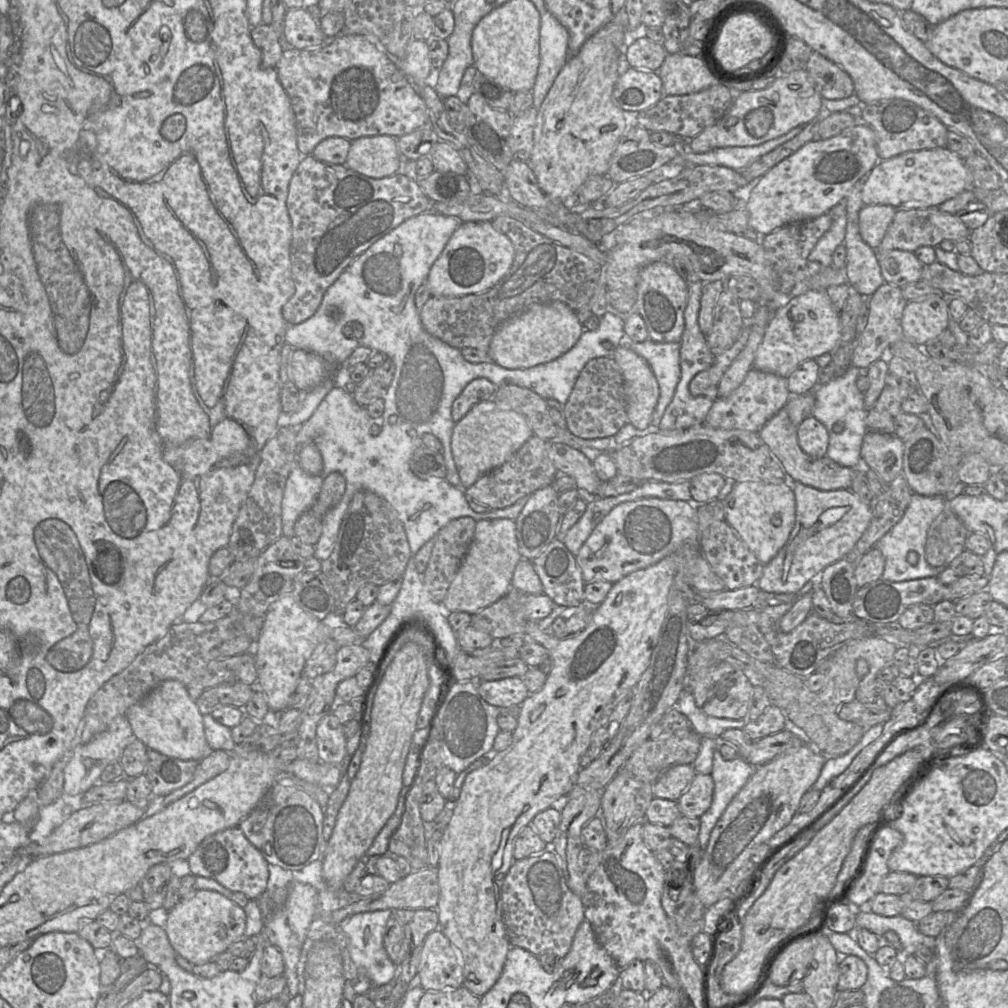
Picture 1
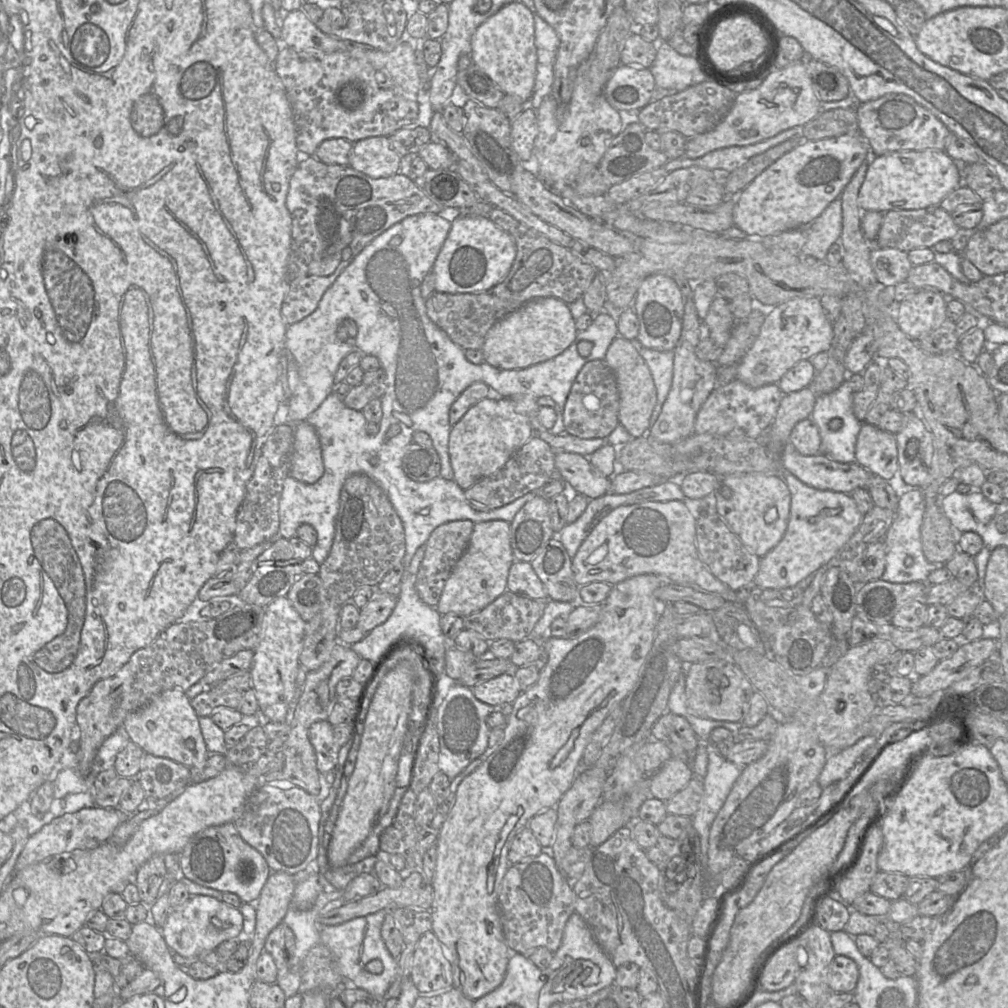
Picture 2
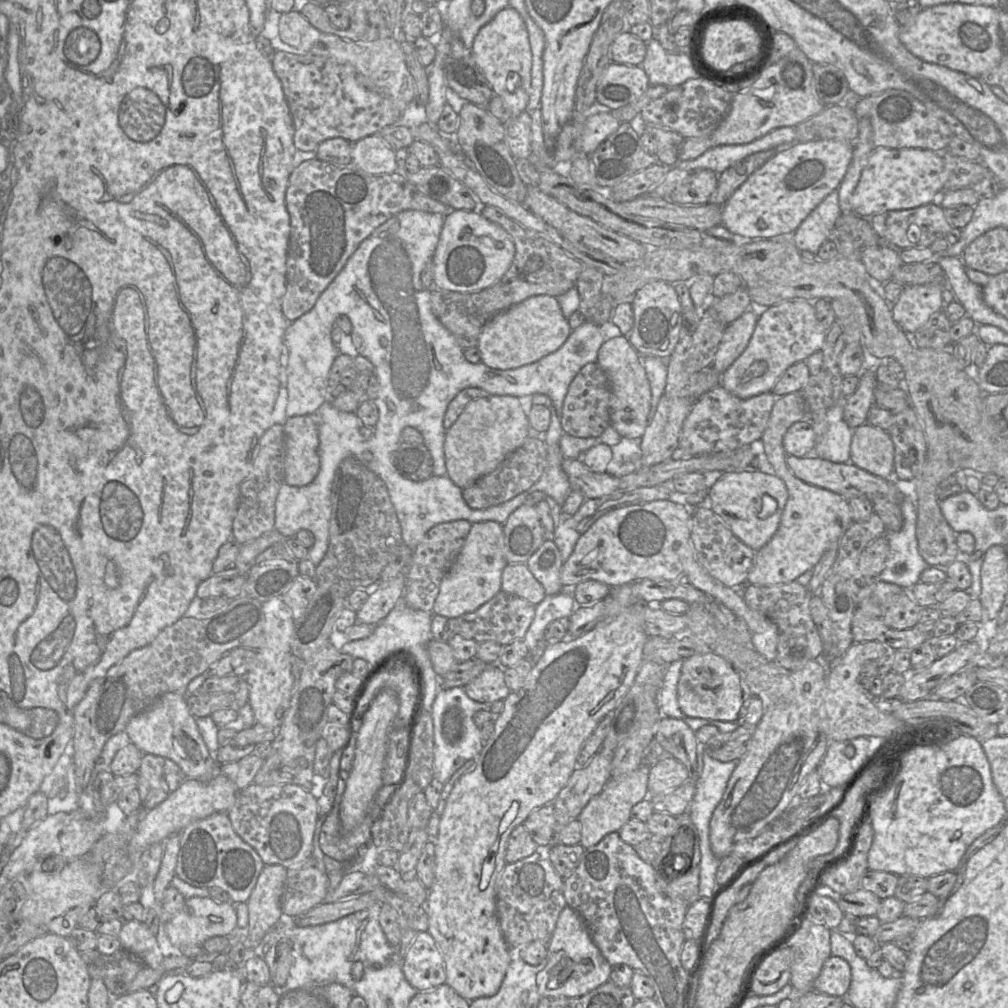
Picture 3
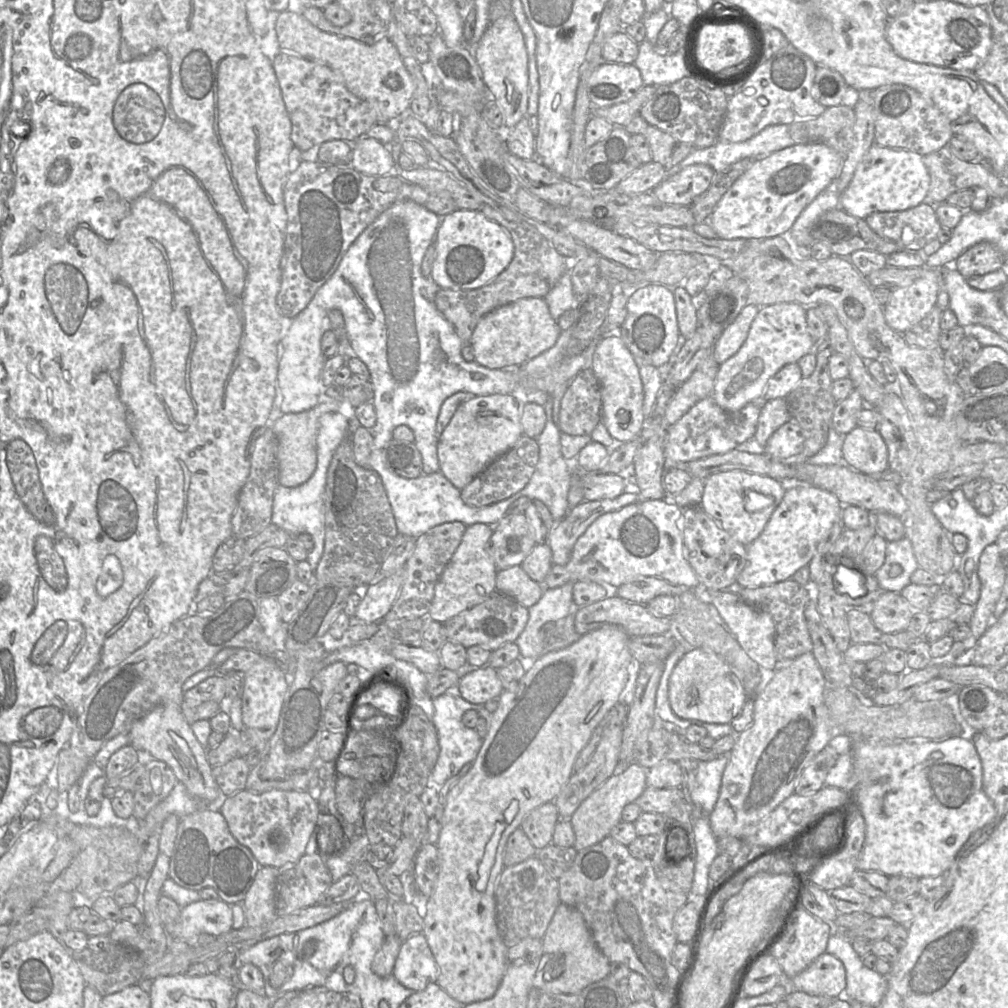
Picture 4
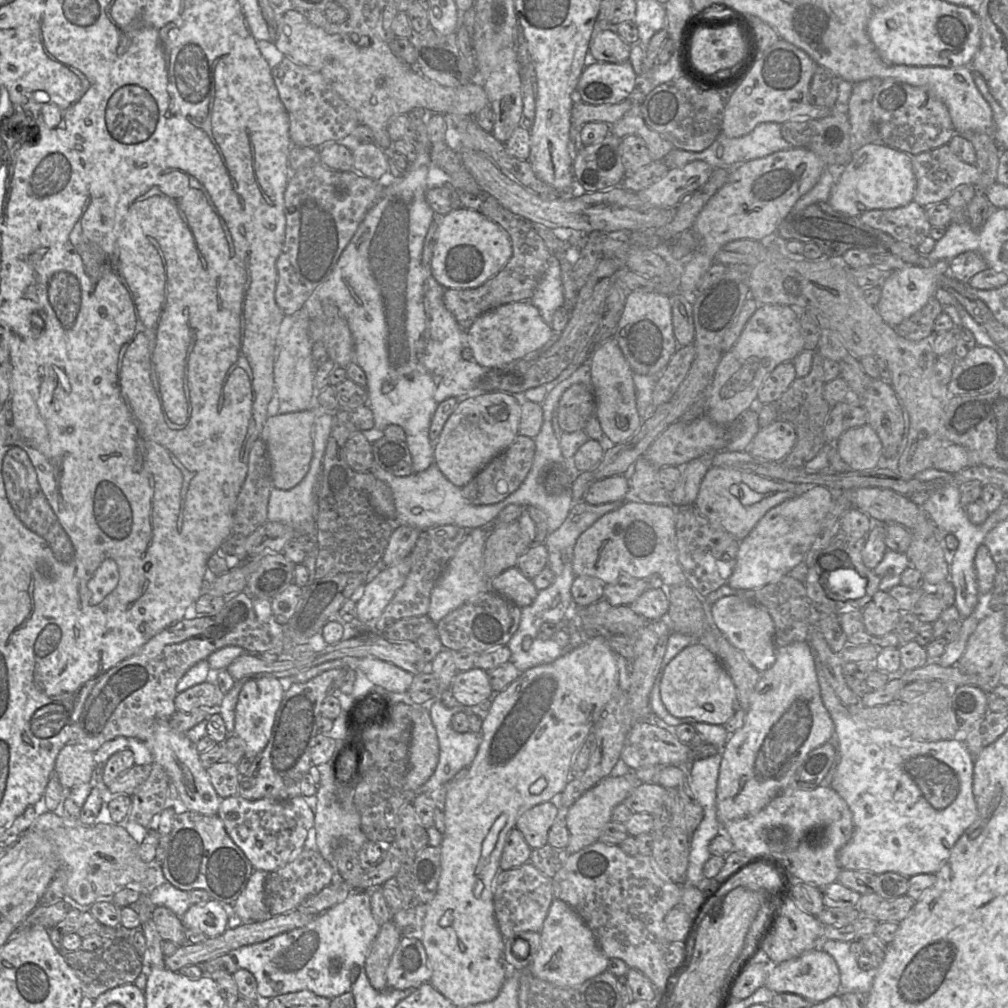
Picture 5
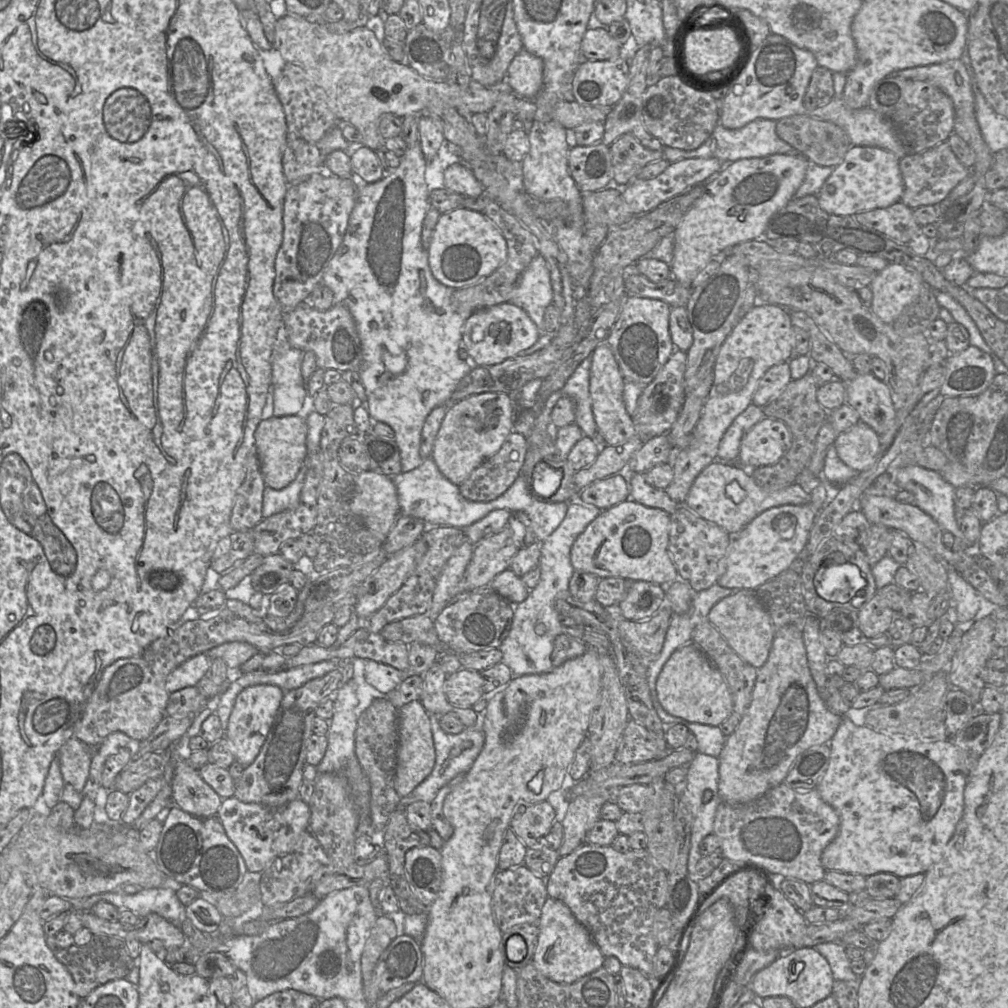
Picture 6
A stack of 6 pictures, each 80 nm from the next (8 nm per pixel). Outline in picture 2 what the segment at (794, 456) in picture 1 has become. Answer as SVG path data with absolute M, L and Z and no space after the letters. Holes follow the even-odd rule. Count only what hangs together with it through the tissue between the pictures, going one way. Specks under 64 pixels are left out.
M789 442L778 460L797 479L818 490L850 494L857 488L868 489L874 476L856 462L836 462L821 454L803 456Z

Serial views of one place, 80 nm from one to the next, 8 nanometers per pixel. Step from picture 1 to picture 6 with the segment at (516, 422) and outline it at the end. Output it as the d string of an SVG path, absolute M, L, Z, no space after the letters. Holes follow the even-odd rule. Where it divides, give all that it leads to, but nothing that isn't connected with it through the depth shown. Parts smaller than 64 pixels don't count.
M503 392L471 395L450 404L435 439L431 458L439 471L459 486L480 464L500 450L513 428L511 395Z

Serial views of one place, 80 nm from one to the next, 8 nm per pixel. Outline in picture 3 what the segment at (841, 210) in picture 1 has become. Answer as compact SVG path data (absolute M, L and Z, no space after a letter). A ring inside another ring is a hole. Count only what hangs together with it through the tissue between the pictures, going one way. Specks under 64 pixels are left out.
M837 188L824 198L794 232L798 250L817 254L823 242L829 239L840 214Z

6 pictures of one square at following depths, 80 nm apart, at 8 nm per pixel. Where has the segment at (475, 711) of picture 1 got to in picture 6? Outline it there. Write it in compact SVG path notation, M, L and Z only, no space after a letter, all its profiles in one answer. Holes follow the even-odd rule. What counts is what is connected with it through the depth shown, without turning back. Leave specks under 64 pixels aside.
M430 714L431 729L436 752L434 768L431 774L421 784L419 784L406 798L402 798L399 807L405 808L407 805L417 801L431 803L442 787L447 785L459 774L465 774L471 768L483 748L485 737L482 728L480 728L480 724L465 728L458 734L448 734L440 727L440 716L442 715Z

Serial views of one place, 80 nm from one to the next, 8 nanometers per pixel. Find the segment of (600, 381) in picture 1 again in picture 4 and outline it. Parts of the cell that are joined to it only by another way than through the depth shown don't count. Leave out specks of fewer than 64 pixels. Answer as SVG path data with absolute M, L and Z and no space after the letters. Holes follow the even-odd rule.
M591 368L582 370L569 384L560 403L560 431L590 436L601 422L600 384Z

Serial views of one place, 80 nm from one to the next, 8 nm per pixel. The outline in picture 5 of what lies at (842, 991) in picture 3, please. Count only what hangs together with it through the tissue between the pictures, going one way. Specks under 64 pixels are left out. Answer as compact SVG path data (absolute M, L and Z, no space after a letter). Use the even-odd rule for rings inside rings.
M814 948L798 957L771 965L764 986L775 993L793 993L812 1003L819 1003L840 993L840 972L831 955L821 948Z

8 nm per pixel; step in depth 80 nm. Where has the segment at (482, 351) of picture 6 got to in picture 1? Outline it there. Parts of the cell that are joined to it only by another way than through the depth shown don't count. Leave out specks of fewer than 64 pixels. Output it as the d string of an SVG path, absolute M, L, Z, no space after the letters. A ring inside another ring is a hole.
M560 301L533 304L497 328L487 359L506 369L528 369L559 358L574 347L582 333L583 324L567 304Z

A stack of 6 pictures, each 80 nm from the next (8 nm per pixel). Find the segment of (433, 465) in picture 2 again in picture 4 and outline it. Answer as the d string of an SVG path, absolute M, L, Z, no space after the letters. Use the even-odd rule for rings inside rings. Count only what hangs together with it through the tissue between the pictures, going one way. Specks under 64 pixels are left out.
M391 439L383 448L384 462L395 474L414 479L423 474L422 456L412 442Z

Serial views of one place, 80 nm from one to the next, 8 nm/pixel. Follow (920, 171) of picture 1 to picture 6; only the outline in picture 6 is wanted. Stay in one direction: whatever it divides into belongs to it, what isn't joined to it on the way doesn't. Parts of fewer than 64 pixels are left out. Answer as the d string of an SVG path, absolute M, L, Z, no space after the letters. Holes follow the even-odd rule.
M852 145L845 154L843 162L834 167L832 174L821 187L817 199L820 207L830 214L852 216L876 208L885 208L899 202L902 193L903 179L899 167L899 158L895 154L879 147Z

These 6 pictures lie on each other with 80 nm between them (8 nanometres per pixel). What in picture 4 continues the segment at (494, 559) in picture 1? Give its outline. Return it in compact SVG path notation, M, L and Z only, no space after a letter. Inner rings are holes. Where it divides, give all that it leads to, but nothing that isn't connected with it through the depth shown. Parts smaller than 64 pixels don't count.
M476 523L466 528L459 546L435 586L428 619L443 624L462 611L480 604L496 591L498 571L489 554L493 527L488 524Z

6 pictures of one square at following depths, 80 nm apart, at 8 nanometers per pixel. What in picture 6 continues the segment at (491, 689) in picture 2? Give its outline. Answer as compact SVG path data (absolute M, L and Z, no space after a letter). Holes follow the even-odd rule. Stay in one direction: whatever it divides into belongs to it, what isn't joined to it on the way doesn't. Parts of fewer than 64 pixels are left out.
M462 668L447 677L444 692L450 704L457 708L472 708L485 696L480 672Z

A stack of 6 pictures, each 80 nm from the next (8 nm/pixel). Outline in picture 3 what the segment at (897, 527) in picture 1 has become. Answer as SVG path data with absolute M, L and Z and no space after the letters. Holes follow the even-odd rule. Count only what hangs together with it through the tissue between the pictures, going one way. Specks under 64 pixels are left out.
M906 491L900 496L899 506L903 515L903 526L900 531L886 531L889 551L878 580L898 585L903 590L909 590L920 582L921 573L929 565L921 557L916 538L917 524L917 494Z

